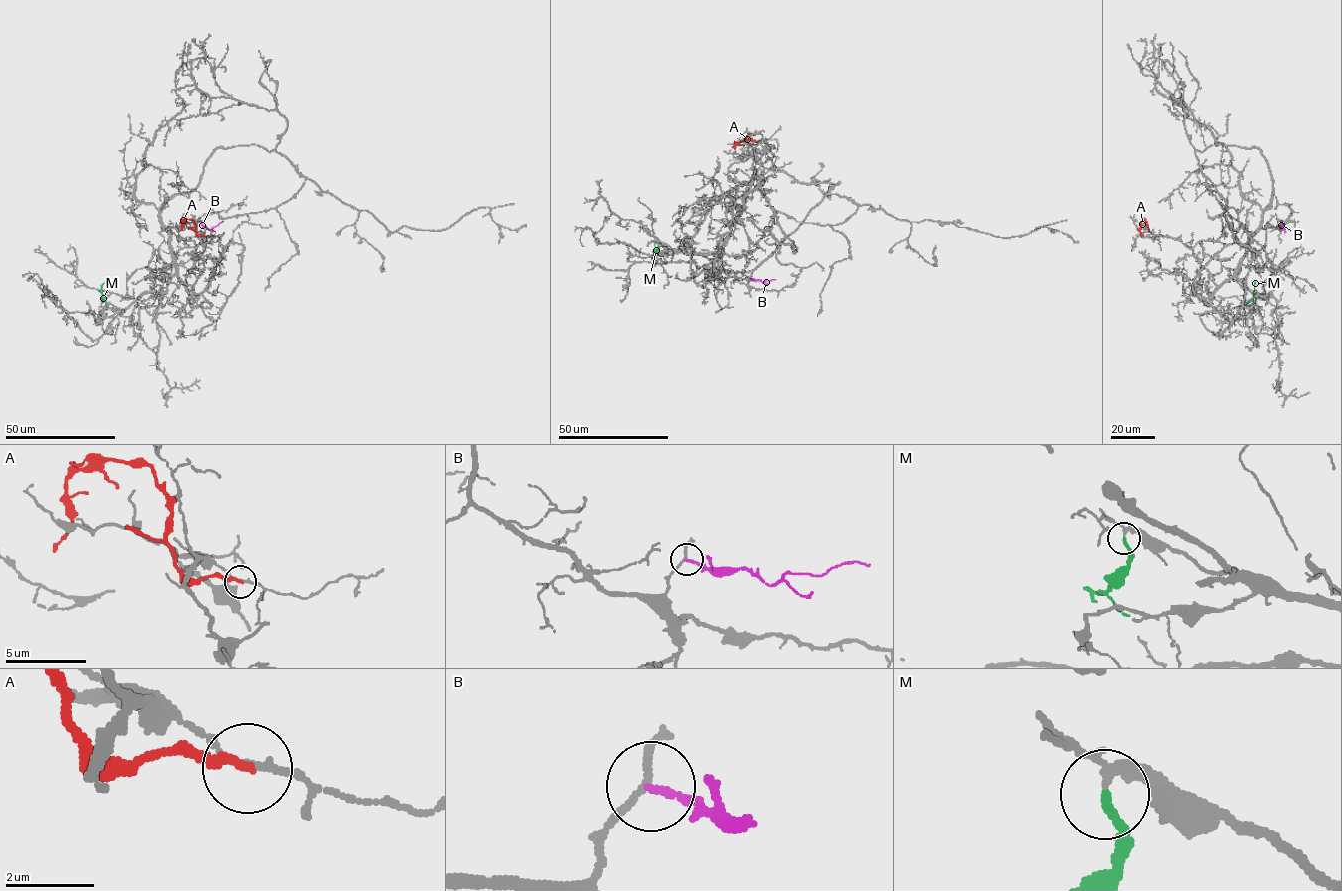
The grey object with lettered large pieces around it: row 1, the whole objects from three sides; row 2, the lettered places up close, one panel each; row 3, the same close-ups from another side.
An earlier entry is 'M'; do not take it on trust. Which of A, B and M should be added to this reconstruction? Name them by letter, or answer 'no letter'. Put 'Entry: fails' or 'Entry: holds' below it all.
M
Entry: holds

